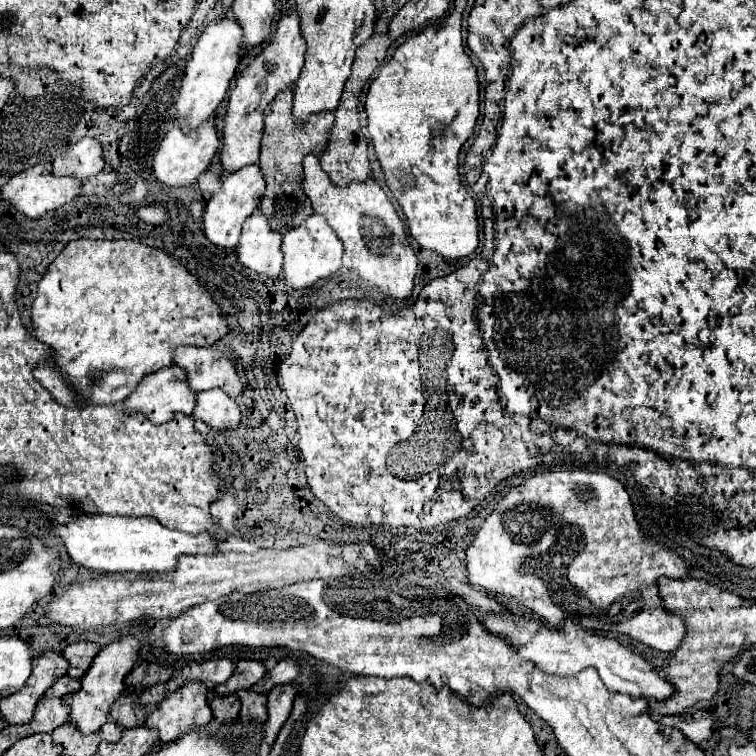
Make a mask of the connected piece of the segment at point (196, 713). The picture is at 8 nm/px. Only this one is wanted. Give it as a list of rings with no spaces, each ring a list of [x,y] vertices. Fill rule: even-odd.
[[[188,682],[178,692],[166,696],[158,708],[146,718],[144,726],[156,728],[160,742],[174,742],[192,728],[202,728],[212,720],[206,702],[206,684]]]

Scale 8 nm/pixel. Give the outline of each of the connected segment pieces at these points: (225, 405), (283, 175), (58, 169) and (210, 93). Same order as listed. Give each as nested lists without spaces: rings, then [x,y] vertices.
[[[212,388],[198,392],[192,416],[208,424],[210,428],[234,430],[240,422],[240,408],[236,400],[226,396],[220,388]]]
[[[284,92],[280,94],[264,112],[264,136],[260,146],[260,168],[264,172],[266,180],[266,192],[262,196],[262,202],[258,208],[268,218],[270,228],[274,232],[286,234],[292,228],[298,228],[306,216],[312,214],[312,208],[308,206],[308,196],[300,190],[302,188],[302,158],[306,154],[320,156],[330,138],[330,128],[334,124],[334,112],[320,112],[314,114],[306,126],[298,126],[292,120],[292,94]]]
[[[82,138],[72,148],[62,152],[52,160],[54,176],[74,176],[76,180],[86,180],[96,176],[104,168],[102,146],[94,138]]]
[[[226,18],[218,20],[216,24],[210,24],[200,36],[198,44],[194,46],[192,58],[186,64],[180,94],[176,100],[176,120],[180,122],[182,132],[192,132],[192,128],[198,128],[198,124],[208,120],[224,100],[230,88],[230,80],[234,78],[240,62],[240,42],[242,28],[234,20]]]

